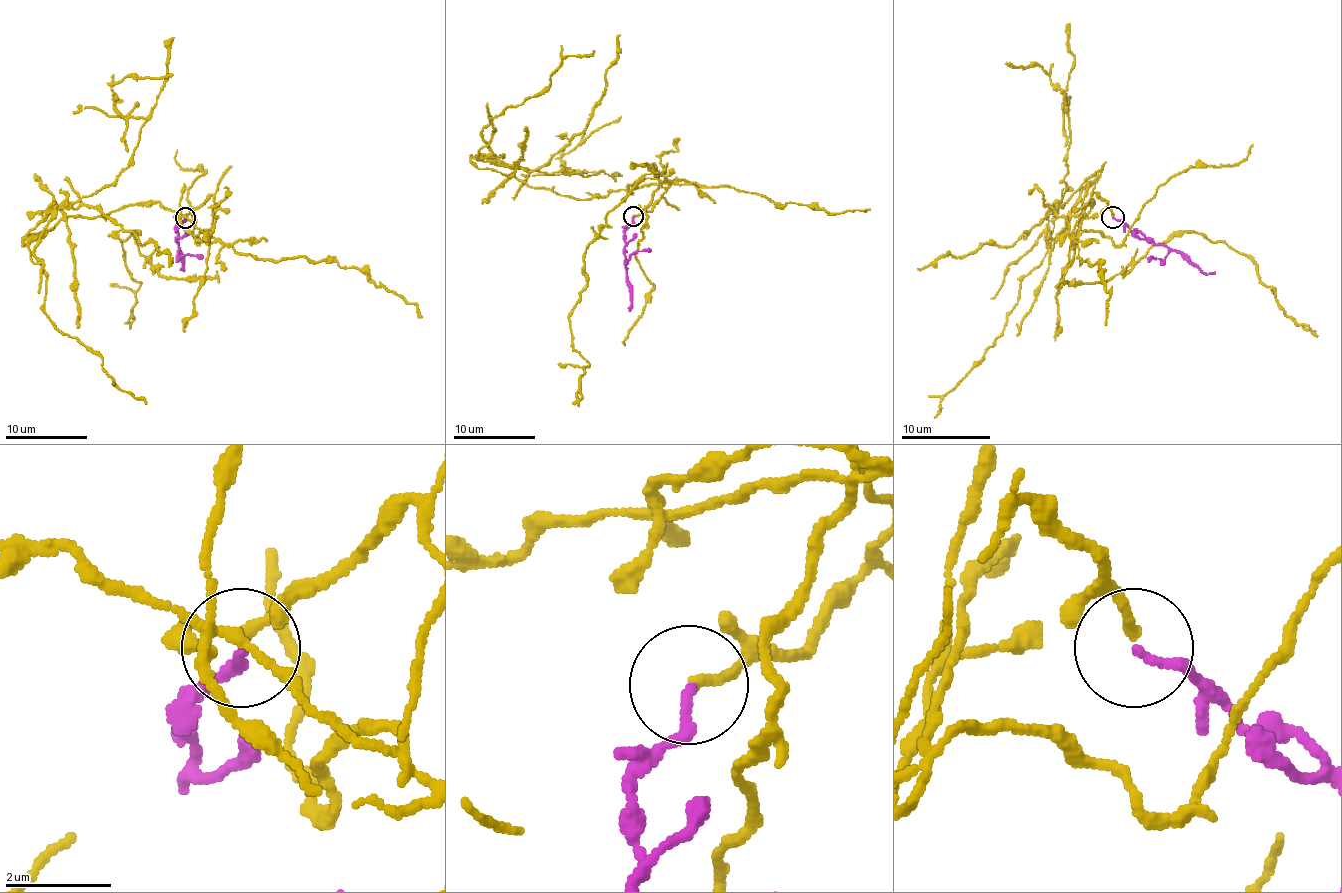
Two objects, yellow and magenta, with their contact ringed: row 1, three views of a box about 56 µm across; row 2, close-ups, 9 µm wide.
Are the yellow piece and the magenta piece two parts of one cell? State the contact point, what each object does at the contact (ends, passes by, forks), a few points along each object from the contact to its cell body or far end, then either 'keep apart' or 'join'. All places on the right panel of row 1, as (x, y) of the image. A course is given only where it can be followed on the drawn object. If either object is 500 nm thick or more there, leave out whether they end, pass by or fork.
(1113, 217) | yellow ends | magenta ends | yellow via (1112, 217), (1094, 192), (1079, 234), (1092, 201), (1054, 237), (1070, 139), (1065, 97), (1039, 66), (1006, 61) | magenta via (1112, 217), (1121, 219), (1132, 230), (1141, 230), (1156, 243), (1178, 250), (1203, 272), (1214, 272) | keep apart

